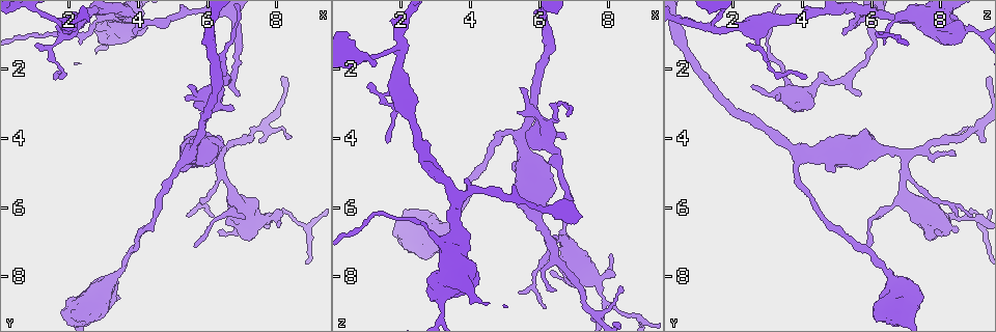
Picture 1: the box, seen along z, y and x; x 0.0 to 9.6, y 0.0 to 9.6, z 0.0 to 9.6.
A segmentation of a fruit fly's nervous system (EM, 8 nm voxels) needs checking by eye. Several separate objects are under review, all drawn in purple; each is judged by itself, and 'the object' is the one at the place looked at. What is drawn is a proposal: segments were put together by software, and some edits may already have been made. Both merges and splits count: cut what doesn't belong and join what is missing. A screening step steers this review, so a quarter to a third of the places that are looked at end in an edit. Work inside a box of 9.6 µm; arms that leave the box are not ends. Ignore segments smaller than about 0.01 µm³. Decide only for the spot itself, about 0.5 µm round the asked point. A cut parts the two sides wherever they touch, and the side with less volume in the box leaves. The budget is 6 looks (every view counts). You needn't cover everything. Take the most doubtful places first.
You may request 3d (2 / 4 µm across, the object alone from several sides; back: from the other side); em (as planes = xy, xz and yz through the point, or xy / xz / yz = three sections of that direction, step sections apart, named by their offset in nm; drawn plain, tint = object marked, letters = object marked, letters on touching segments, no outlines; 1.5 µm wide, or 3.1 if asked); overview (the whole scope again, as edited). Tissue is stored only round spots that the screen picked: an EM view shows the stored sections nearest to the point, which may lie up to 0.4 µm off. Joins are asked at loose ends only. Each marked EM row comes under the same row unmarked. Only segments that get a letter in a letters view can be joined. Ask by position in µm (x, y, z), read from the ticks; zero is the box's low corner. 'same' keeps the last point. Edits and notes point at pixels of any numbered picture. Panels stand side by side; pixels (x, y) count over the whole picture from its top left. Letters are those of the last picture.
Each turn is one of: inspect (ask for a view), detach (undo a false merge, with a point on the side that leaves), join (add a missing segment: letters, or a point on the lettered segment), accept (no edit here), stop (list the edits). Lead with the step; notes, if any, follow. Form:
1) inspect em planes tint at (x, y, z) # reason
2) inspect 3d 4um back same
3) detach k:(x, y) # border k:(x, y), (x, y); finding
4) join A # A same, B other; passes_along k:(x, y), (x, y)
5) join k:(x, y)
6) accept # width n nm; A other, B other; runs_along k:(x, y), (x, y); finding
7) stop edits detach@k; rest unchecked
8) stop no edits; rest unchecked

inspect em yz step 8 tint at (7.95, 6.30, 8.70)

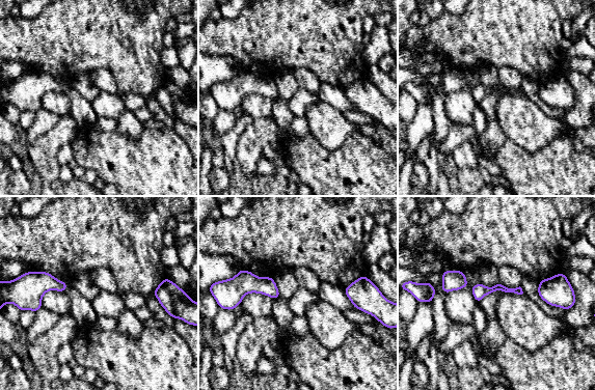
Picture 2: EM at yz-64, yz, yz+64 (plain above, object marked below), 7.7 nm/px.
inspect em planes letters same

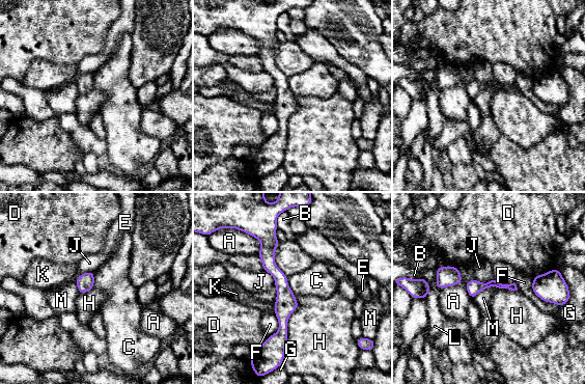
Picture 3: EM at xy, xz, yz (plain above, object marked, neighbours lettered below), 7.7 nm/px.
accept # A other, B other, C other, D other, E other, F other, G other, H other, J other, K other, L other, M other; one neuron here

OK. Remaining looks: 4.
inspect 3d 2um at (3.90, 0.95, 5.25) # an open end

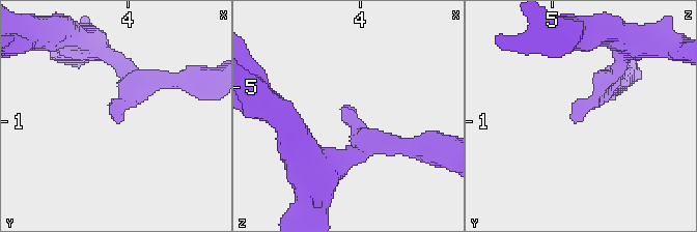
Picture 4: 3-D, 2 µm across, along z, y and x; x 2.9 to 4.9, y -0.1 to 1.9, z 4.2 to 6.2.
inspect em planes letters at (3.84, 1.00, 5.20) # arm_widths 170, 190 nm

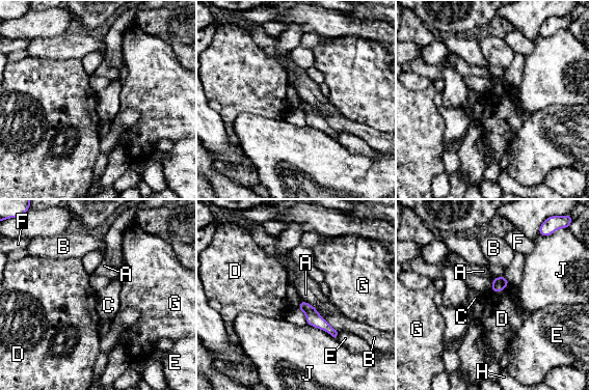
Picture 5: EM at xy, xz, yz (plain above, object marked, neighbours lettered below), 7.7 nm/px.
accept # A other, B other, C other, D other, E other, F other, G other, H other, J other; runs_along 5:(302, 303), (333, 333); no lettered segment goes on from it

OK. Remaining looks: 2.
inspect em xz step 4 letters at (1.10, 1.25, 2.45) # free end

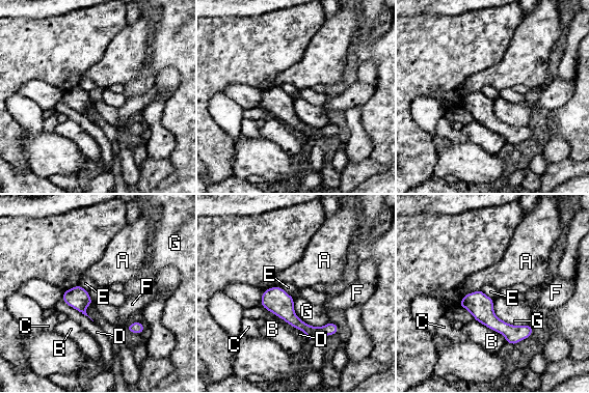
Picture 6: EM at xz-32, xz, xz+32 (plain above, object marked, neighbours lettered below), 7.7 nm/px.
accept # A other, B other, C other, D other, E other, F other, G other; border 6:(270, 311), (299, 329), (309, 340); no lettered segment goes on from it

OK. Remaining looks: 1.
stop no edits; rest unchecked

